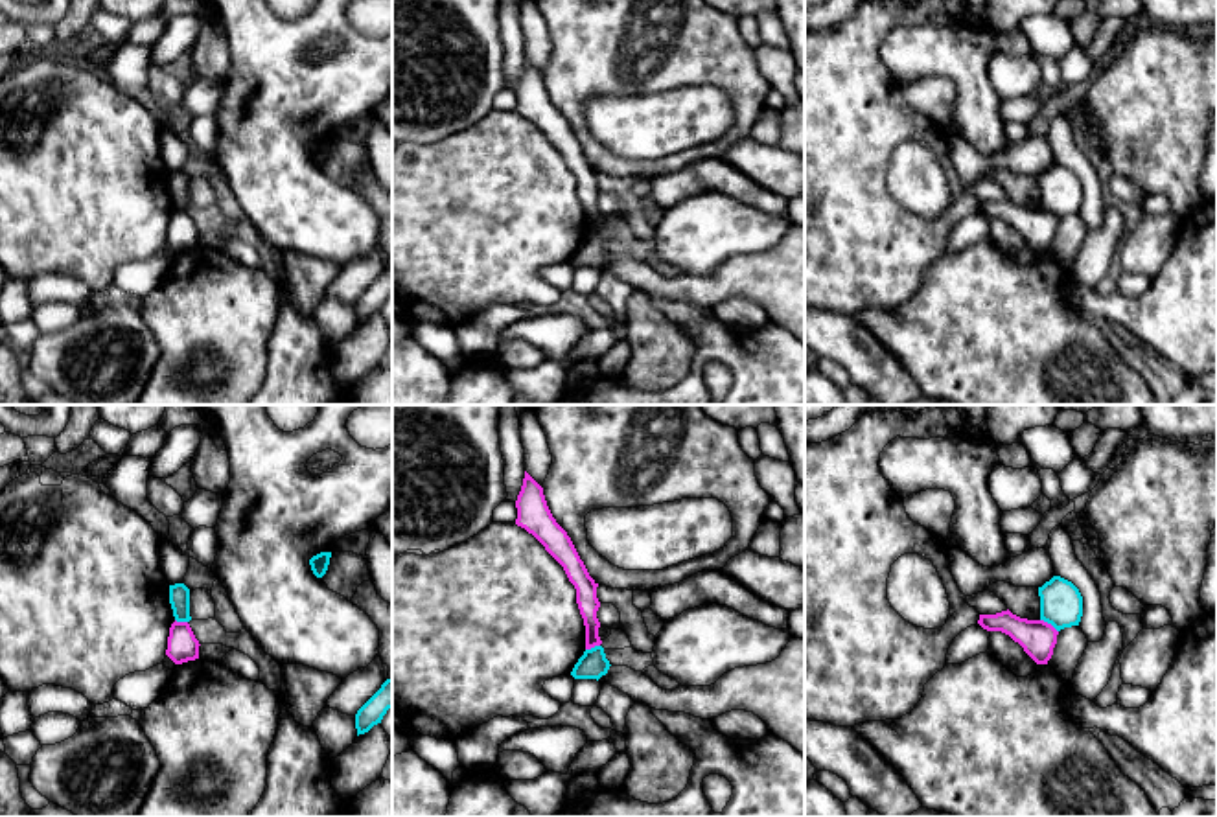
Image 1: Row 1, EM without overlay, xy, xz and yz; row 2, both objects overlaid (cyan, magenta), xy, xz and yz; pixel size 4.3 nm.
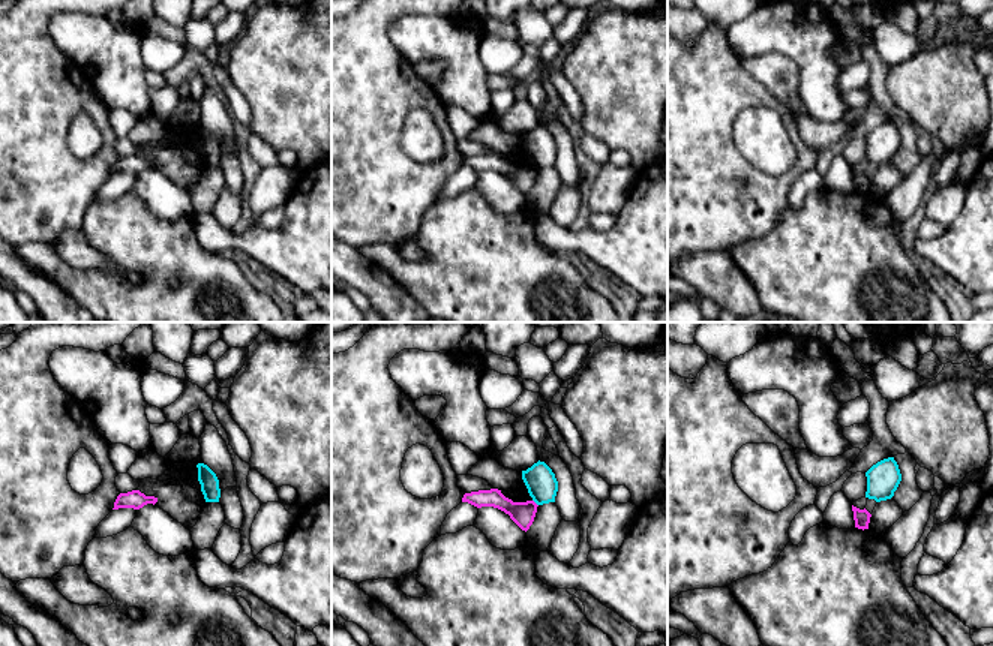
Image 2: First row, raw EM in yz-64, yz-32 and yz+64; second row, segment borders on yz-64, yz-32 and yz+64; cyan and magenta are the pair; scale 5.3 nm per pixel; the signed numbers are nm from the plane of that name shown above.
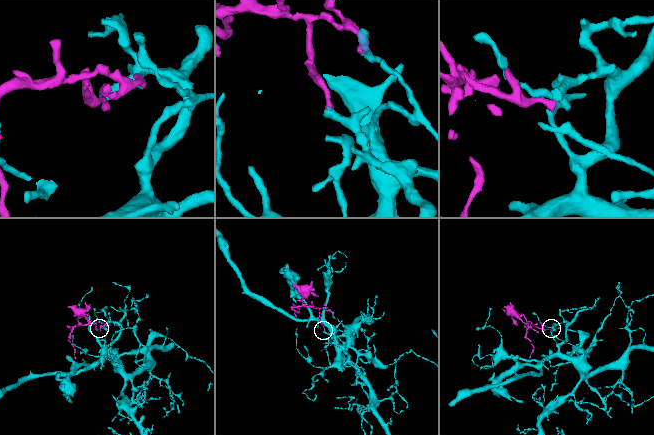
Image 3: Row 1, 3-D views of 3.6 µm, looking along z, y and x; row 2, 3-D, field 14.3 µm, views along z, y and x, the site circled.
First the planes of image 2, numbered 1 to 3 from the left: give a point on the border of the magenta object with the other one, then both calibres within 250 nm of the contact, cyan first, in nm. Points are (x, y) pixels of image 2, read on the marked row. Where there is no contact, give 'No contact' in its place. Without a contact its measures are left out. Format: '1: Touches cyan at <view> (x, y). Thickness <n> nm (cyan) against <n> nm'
1: No contact
2: Touches cyan at yz-32 (534, 501). Thickness 160 nm (cyan) against 130 nm
3: No contact

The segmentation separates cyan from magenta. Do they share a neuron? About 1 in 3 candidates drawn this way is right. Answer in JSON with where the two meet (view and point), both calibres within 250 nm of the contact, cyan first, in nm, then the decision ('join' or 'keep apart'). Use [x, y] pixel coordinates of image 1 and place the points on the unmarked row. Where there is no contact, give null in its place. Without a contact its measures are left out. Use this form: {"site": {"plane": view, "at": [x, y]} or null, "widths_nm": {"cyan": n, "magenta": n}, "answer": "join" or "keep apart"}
{"site": {"plane": "yz", "at": [1050, 210]}, "widths_nm": {"cyan": 190, "magenta": 160}, "answer": "keep apart"}

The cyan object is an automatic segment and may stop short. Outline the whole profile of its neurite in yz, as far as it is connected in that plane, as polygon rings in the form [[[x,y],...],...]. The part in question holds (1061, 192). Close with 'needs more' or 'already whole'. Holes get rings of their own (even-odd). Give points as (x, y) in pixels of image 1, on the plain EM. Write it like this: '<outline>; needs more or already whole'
[[[1053,164],[1038,175],[1038,184],[1040,208],[1051,212],[1057,219],[1079,213],[1083,204],[1083,184],[1072,169]]]; already whole

